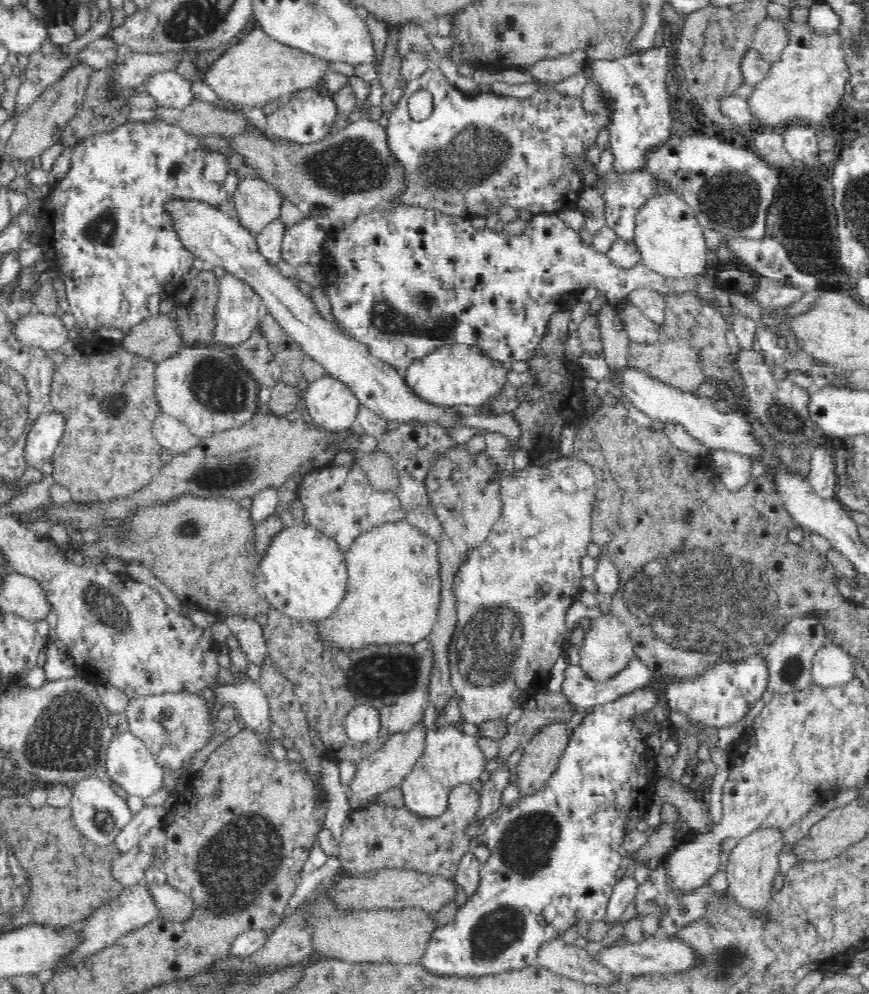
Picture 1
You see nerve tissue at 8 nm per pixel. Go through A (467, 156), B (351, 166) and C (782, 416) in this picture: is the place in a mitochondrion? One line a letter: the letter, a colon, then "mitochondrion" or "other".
A: mitochondrion
B: mitochondrion
C: mitochondrion

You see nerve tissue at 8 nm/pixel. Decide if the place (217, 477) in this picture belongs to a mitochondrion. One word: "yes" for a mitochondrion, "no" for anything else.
yes

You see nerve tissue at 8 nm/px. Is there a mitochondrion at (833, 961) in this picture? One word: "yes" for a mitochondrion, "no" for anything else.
no

